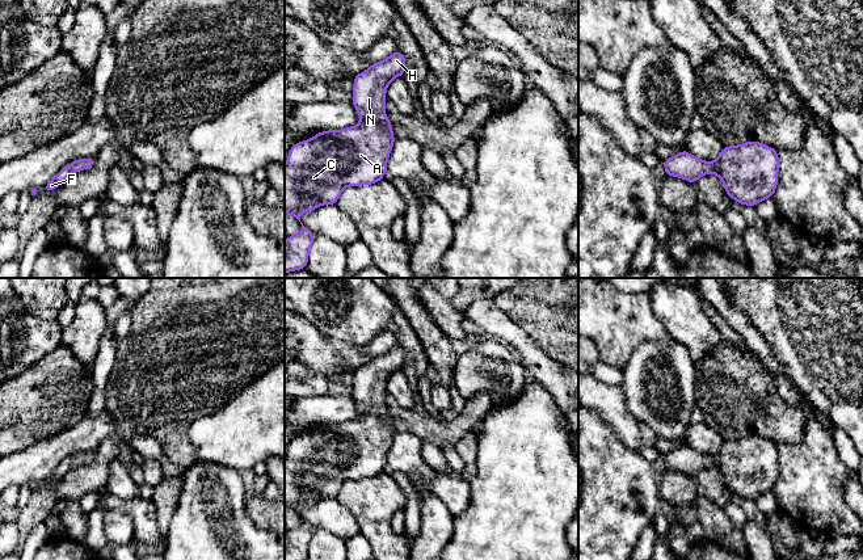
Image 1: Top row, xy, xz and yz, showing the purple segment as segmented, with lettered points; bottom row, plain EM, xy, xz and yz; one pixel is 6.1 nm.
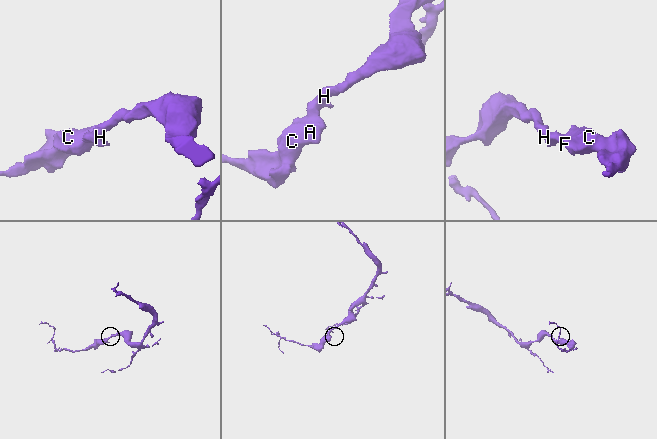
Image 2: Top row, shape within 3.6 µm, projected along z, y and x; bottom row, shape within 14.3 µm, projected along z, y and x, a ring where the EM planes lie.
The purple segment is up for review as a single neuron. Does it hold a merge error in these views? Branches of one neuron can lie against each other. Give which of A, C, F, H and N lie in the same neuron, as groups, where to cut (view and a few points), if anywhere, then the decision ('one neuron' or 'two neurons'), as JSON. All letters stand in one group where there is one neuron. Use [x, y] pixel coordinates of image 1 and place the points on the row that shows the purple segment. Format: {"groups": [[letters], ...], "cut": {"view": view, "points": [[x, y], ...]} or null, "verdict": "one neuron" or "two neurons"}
{"groups": [["A", "C", "F", "H", "N"]], "cut": null, "verdict": "one neuron"}

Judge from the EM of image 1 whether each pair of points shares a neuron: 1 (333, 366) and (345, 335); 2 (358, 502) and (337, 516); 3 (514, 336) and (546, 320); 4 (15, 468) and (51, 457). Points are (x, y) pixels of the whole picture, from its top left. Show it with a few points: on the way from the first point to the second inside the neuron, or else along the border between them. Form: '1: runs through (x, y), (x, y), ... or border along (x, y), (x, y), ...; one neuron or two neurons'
1: border along (304, 319), (328, 339); two neurons
2: border along (335, 499), (354, 518), (360, 533); two neurons
3: border along (501, 311), (546, 353); two neurons
4: runs through (24, 466), (37, 463), (42, 458); one neuron

